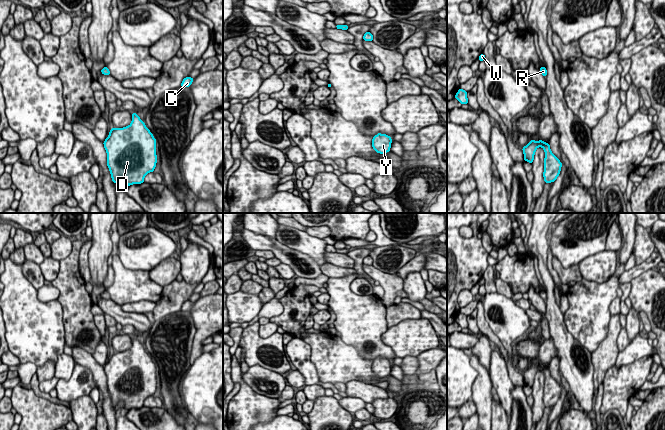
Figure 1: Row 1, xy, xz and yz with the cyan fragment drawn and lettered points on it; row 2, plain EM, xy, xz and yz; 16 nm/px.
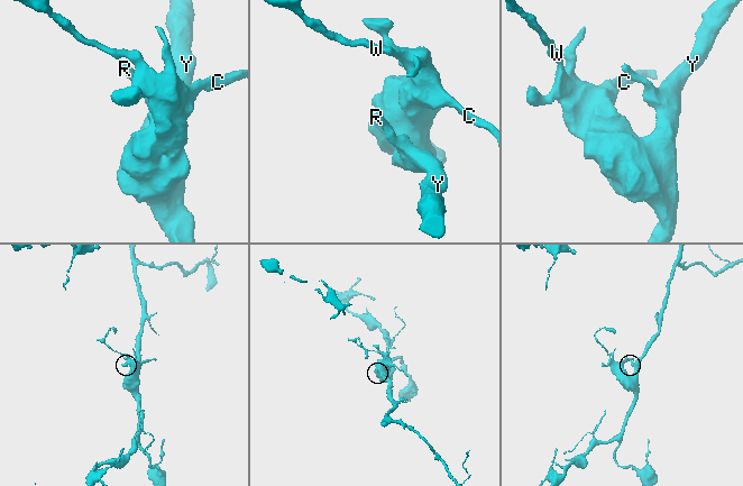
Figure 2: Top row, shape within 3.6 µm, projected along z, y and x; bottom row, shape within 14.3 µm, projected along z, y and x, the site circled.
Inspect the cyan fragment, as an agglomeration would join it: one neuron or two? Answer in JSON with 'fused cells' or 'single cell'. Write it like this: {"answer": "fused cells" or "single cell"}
{"answer": "single cell"}

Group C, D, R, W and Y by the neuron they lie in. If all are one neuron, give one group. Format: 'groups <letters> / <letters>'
groups C D R W Y

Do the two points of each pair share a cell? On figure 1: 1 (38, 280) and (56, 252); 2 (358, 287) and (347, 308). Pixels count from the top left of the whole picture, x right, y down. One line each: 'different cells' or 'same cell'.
1: same cell
2: different cells

